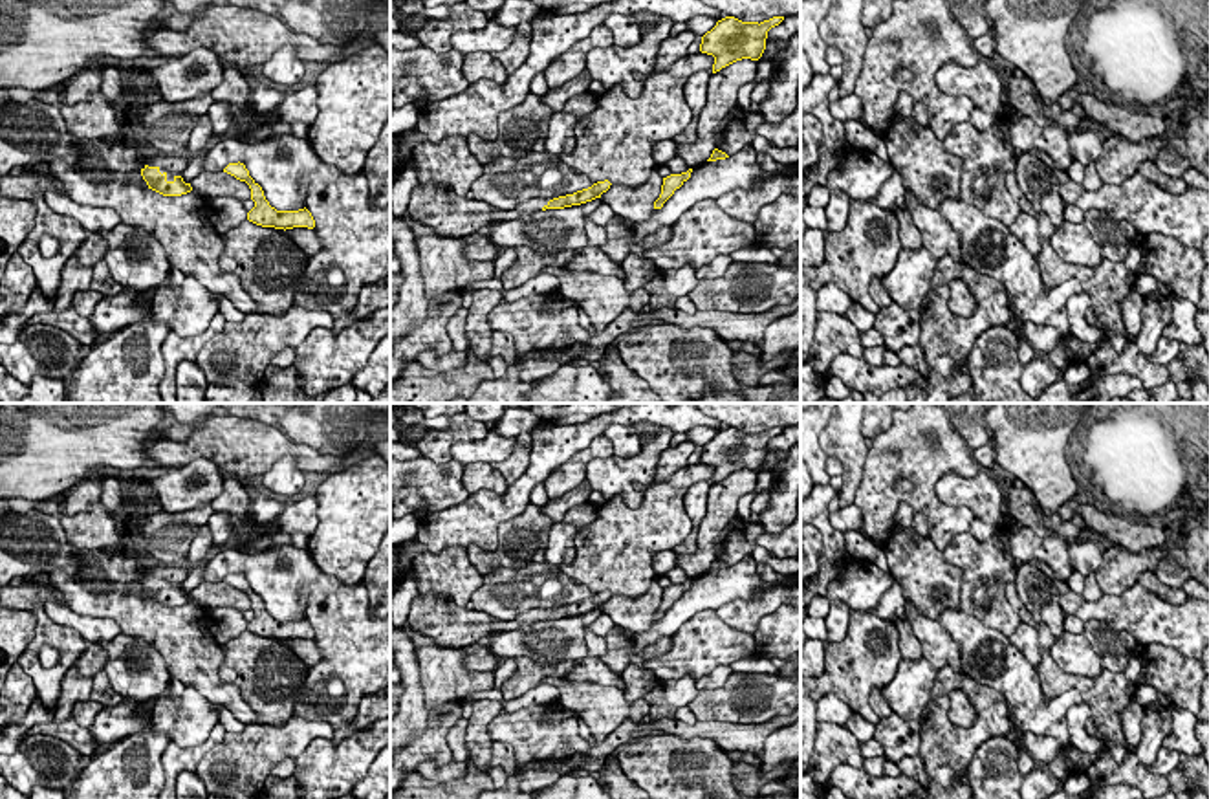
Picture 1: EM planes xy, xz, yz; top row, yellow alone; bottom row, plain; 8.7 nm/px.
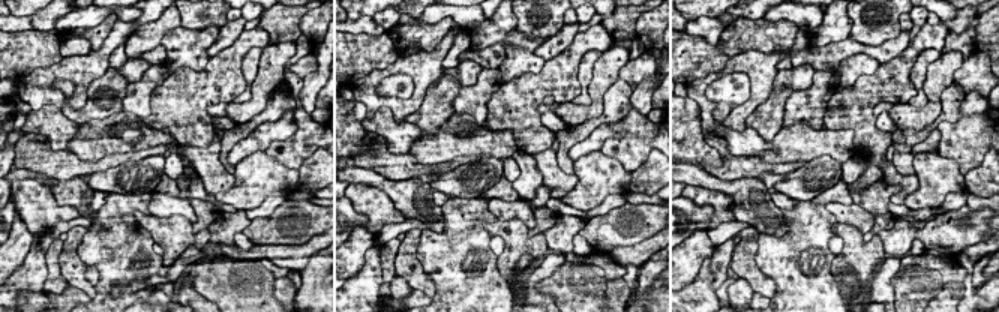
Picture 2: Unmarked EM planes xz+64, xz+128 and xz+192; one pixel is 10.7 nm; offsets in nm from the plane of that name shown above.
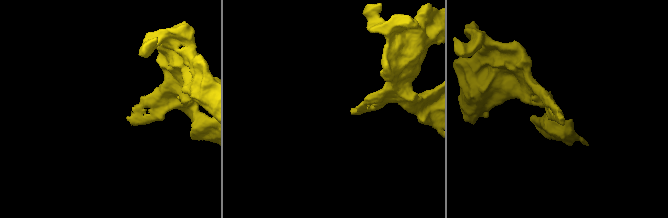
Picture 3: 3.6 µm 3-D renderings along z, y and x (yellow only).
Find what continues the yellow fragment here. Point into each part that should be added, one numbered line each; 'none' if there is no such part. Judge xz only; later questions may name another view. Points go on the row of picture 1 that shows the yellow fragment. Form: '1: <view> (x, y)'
1: xz (436, 206)

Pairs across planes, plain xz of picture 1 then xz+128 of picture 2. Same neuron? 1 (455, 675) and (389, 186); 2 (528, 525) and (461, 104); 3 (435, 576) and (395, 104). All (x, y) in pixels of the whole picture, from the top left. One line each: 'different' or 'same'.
1: different
2: different
3: different

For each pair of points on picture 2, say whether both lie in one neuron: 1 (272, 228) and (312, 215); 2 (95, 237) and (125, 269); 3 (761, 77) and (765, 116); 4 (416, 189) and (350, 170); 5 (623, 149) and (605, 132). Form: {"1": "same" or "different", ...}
{"1": "same", "2": "same", "3": "different", "4": "same", "5": "different"}

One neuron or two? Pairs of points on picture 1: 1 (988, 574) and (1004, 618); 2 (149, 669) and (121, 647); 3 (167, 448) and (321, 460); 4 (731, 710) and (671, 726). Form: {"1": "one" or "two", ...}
{"1": "one", "2": "one", "3": "one", "4": "two"}

